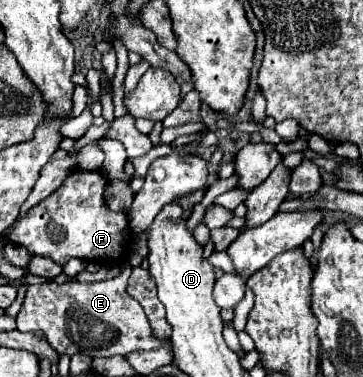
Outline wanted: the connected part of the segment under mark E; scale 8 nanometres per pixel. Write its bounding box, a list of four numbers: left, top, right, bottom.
[16,267,166,357]

